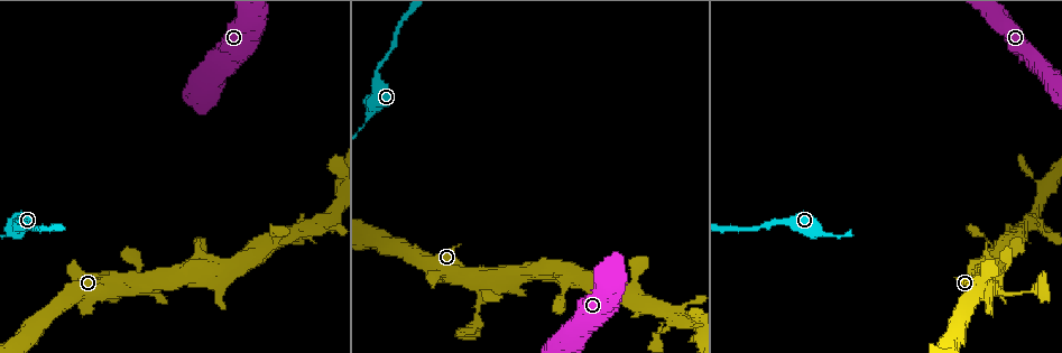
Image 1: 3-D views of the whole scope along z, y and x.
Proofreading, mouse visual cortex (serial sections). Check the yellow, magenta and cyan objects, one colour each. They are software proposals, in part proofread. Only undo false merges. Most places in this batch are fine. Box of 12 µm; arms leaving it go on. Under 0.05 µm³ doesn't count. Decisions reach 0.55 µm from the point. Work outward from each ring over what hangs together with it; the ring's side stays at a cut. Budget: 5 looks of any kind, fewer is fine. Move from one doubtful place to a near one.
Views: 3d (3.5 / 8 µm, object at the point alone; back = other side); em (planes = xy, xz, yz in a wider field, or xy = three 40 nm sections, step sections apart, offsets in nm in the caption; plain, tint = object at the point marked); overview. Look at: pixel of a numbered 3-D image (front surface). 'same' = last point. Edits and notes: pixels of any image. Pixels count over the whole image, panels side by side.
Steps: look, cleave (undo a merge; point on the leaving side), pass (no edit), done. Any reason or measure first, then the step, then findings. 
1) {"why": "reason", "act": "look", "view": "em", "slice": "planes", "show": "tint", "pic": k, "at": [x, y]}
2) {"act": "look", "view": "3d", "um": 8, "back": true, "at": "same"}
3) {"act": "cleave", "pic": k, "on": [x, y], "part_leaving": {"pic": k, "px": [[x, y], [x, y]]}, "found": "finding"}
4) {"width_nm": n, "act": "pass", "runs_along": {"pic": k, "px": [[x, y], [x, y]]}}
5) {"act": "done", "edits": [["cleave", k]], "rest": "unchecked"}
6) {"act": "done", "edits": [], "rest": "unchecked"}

{"why": "small branch off a trunk", "act": "look", "view": "3d", "um": 3.5, "pic": 1, "at": [565, 276]}

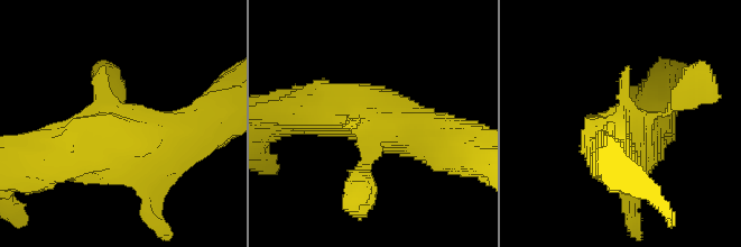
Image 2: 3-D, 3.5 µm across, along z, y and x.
{"act": "pass", "found": "one cell here"}

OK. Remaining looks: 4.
{"why": "sudden change in width", "act": "look", "view": "3d", "um": 3.5, "back": true, "pic": 1, "at": [777, 219]}

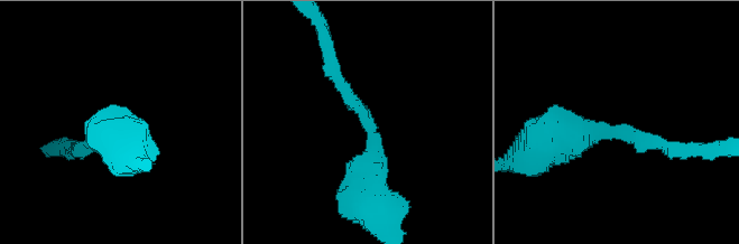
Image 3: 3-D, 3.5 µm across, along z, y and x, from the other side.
{"arm_widths_nm": [200, 500], "act": "look", "view": "em", "slice": "xy", "step": 1, "show": "tint", "pic": 3, "at": [620, 129]}

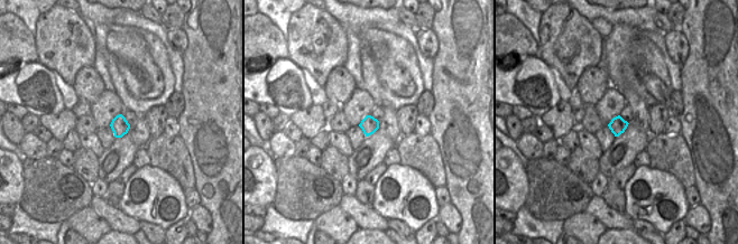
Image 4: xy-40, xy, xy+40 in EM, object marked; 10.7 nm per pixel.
{"act": "pass", "runs_along": {"pic": 3, "px": [[354, 193], [372, 133], [331, 67]]}, "found": "continuous, no second cell"}

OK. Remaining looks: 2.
{"act": "done", "edits": [], "rest": "unchecked"}

